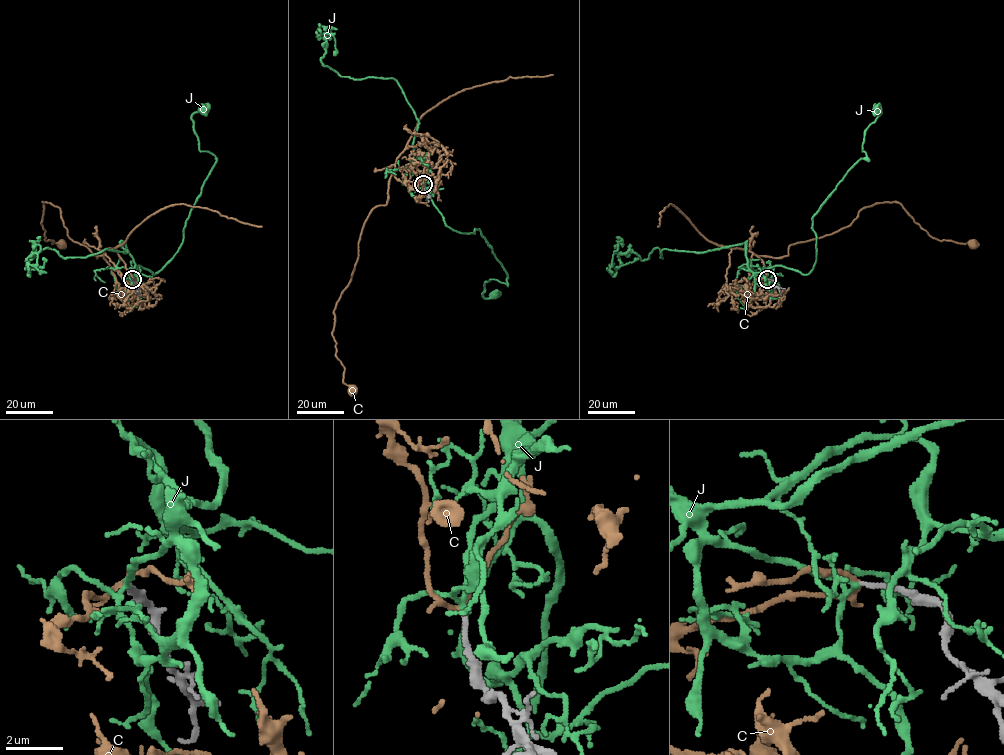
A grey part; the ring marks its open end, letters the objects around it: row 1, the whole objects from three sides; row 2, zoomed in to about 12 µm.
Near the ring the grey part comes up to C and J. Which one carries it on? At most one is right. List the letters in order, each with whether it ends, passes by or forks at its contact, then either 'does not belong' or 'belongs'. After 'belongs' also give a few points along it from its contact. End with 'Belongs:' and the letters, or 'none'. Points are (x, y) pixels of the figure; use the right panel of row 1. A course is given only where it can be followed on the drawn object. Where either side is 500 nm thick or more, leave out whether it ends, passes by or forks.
C: it forks; does not belong
J: it forks; belongs; course (767, 279), (755, 273), (813, 269), (813, 216), (866, 157), (876, 110)
Belongs: J

